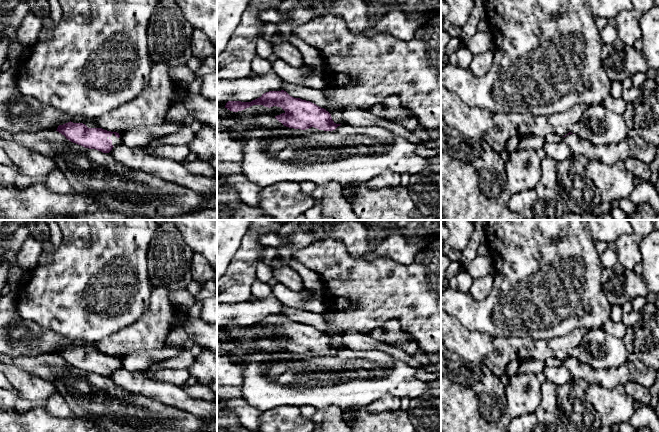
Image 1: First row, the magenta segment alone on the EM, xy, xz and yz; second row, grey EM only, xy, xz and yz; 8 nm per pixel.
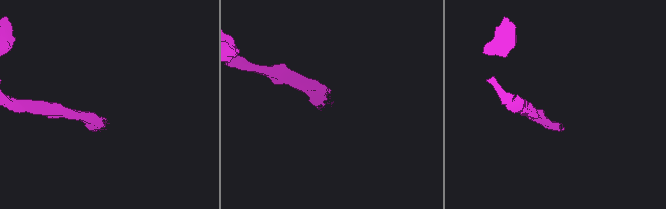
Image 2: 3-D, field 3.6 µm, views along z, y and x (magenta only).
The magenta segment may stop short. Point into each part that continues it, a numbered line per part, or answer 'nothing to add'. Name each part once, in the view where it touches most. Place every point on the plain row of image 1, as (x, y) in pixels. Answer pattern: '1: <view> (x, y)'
1: xy (116, 365)

